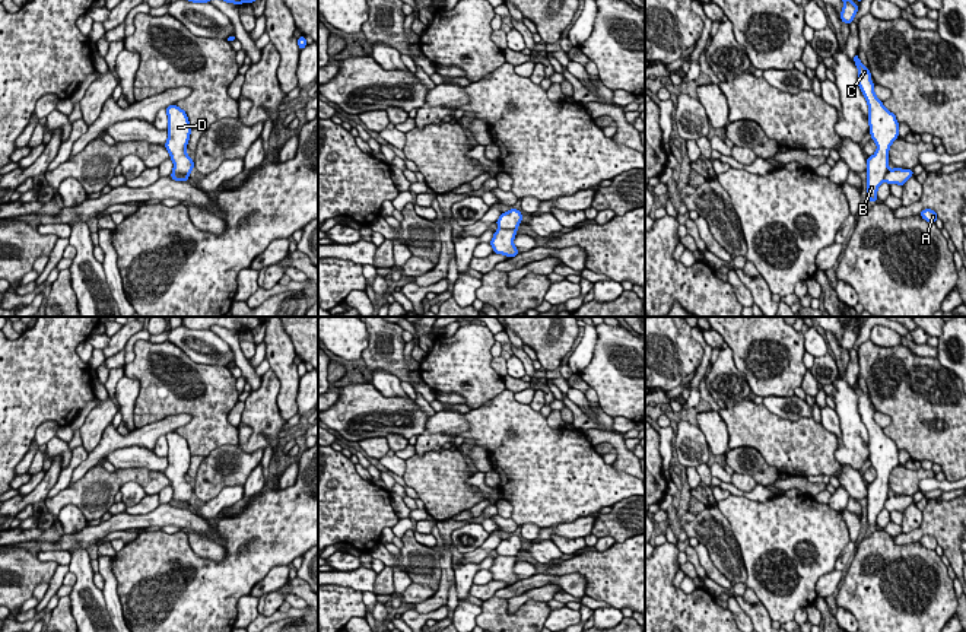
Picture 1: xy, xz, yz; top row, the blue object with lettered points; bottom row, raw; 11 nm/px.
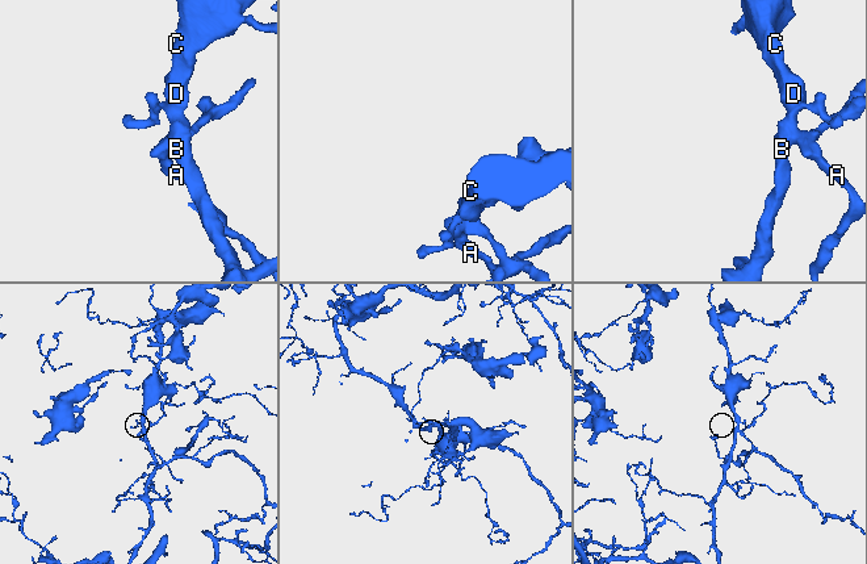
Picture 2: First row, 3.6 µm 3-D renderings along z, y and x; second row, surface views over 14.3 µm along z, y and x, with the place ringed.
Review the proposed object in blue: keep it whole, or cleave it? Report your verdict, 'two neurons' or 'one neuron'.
two neurons

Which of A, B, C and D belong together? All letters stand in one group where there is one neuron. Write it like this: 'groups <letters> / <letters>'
groups A / B C D

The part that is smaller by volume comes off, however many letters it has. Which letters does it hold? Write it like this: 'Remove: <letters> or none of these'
Remove: A

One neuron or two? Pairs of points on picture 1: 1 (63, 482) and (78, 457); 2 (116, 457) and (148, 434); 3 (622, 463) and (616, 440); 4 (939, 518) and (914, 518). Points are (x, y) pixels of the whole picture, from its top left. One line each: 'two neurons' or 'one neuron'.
1: one neuron
2: two neurons
3: one neuron
4: two neurons

